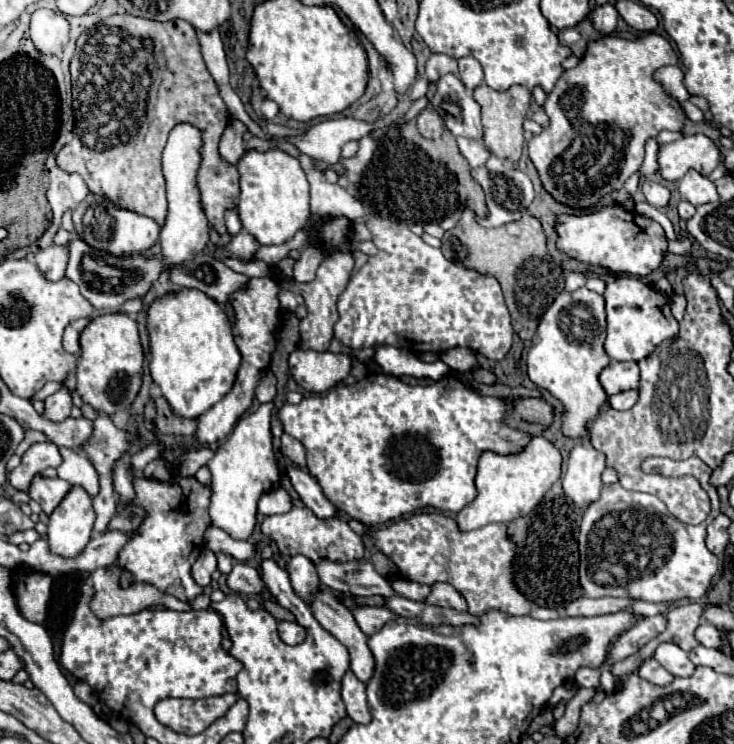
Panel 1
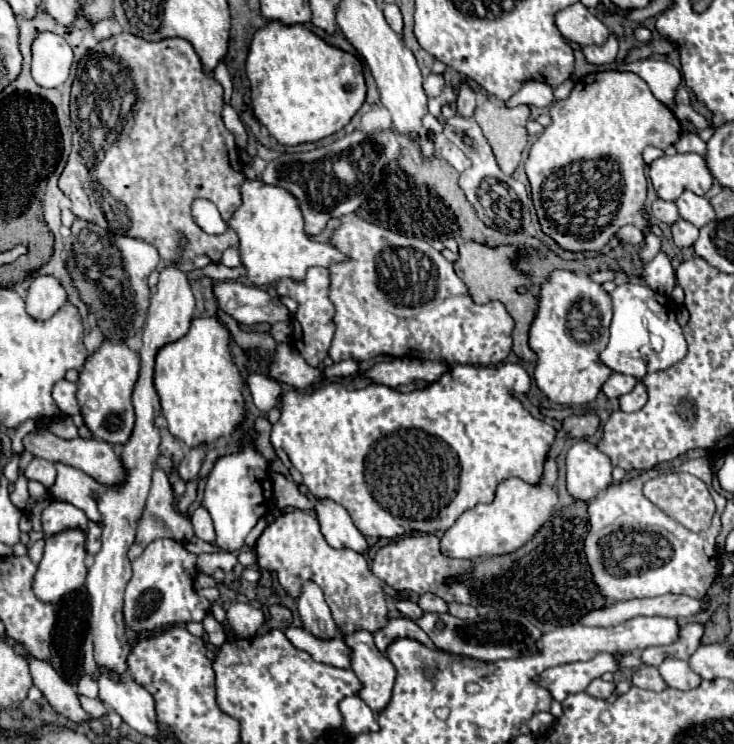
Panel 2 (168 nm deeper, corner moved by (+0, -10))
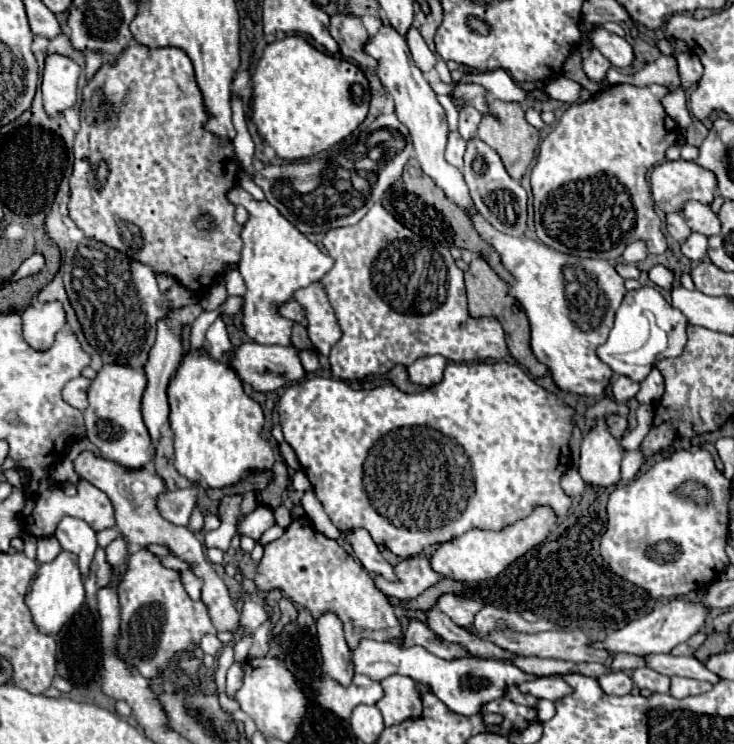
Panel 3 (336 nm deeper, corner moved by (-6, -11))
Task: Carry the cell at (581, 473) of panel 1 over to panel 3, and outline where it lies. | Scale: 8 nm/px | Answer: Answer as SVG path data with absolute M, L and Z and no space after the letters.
M604 419L596 421L596 427L582 441L580 475L584 483L596 487L610 487L620 481L620 443L608 433Z

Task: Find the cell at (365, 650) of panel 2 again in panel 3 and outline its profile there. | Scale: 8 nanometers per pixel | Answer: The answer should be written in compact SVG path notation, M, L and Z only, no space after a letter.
M390 675L388 679L382 679L380 685L384 687L384 697L376 703L376 707L382 711L386 727L420 715L422 701L416 695L414 679L404 675Z

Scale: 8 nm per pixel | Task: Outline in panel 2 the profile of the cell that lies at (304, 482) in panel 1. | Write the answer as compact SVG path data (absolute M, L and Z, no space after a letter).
M300 486L300 492L304 492L314 502L320 530L332 548L350 548L360 554L368 548L364 534L354 526L350 514L342 506L330 500L312 498L304 486Z

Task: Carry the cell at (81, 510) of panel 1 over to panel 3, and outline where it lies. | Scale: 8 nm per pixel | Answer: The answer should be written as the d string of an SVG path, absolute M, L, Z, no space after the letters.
M60 551L60 555L54 561L42 563L38 567L36 579L26 595L26 605L30 607L34 623L40 631L56 633L82 607L84 597L86 591L84 591L80 567L76 567L76 555L72 555L70 551Z

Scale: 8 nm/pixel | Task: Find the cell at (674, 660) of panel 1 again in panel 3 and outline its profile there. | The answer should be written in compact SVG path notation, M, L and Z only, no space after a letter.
M670 677L672 685L670 685L670 695L676 699L684 699L684 697L692 697L692 695L700 695L712 689L712 685L708 681L696 681L696 679L688 679L688 677Z

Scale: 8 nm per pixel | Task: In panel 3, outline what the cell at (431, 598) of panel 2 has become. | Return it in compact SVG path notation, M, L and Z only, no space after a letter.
M442 595L436 601L436 609L440 609L442 613L446 613L460 627L472 625L474 615L476 615L476 611L480 607L482 607L482 603L472 601L472 599L464 599L460 595Z

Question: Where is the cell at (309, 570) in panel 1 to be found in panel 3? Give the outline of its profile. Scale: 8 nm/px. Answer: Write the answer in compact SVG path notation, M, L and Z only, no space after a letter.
M326 611L314 621L314 625L318 631L324 671L340 685L350 685L354 669L350 663L350 649L346 645L340 619L336 619L336 615Z

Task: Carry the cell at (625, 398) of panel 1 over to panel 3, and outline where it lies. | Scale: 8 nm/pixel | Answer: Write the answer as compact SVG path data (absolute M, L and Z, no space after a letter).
M654 367L652 373L640 383L640 391L636 395L638 403L648 403L648 405L656 405L660 401L664 393L664 379L660 375L660 371Z

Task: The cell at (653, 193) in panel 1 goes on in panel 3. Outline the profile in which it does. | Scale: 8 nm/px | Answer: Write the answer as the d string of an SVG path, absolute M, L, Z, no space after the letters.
M672 213L672 215L666 215L666 225L668 225L668 233L678 239L680 243L692 233L686 219L682 217L682 213Z

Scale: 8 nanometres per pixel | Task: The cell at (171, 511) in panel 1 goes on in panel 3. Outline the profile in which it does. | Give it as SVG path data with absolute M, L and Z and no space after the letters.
M144 547L130 555L130 565L118 587L118 595L122 605L118 653L146 679L156 677L162 667L172 665L176 655L186 653L206 633L216 633L202 599L194 601L184 591L180 571L162 565L160 557Z

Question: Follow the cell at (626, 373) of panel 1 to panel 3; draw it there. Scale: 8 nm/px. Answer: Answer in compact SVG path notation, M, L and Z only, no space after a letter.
M616 375L616 377L612 379L612 393L614 393L614 399L616 399L618 403L632 399L632 397L638 393L638 389L640 389L640 385L638 385L636 381L624 377L624 375Z

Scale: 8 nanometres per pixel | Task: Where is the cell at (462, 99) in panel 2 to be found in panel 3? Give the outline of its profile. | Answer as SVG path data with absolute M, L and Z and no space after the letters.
M462 107L460 109L460 125L458 125L458 131L460 131L460 135L466 141L472 139L472 137L476 137L476 129L478 129L480 119L482 119L482 115L474 107Z

